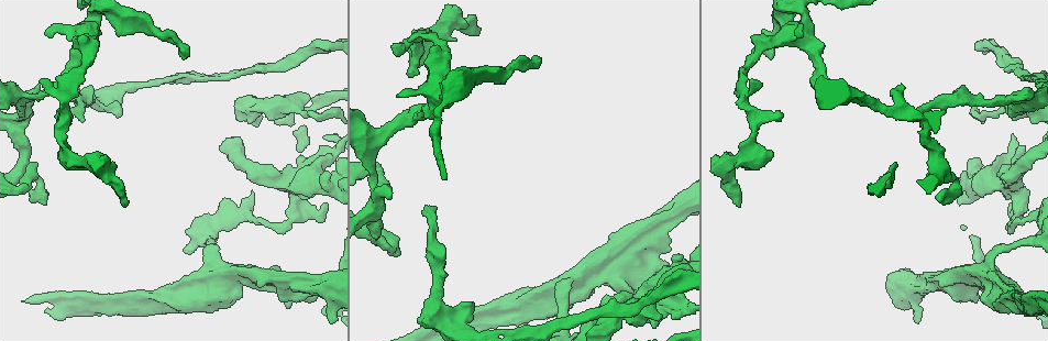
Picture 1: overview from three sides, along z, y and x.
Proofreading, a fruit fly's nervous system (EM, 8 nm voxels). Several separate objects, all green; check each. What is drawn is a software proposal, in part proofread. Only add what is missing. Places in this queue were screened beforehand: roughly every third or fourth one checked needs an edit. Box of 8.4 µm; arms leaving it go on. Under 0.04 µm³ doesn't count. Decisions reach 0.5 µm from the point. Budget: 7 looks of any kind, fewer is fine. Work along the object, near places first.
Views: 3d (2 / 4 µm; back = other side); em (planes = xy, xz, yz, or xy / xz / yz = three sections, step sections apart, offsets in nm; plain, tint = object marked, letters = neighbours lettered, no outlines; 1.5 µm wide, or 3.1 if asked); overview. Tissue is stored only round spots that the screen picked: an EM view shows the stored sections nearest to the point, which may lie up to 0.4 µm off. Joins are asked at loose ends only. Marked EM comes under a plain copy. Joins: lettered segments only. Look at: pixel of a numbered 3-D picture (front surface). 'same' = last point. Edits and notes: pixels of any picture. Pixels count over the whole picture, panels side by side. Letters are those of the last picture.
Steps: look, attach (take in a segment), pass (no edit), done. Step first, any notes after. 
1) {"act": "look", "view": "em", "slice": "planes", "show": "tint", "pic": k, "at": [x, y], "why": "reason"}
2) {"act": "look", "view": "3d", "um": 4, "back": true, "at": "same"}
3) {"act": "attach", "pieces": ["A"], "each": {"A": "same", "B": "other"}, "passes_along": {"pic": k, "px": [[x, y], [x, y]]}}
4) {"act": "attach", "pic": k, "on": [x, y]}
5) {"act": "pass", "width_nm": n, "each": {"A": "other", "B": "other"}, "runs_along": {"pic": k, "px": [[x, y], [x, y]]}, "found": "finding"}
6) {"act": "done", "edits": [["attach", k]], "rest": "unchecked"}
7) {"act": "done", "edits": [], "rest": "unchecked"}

{"act": "look", "view": "em", "slice": "xz", "step": 8, "show": "tint", "pic": 1, "at": [84, 120]}

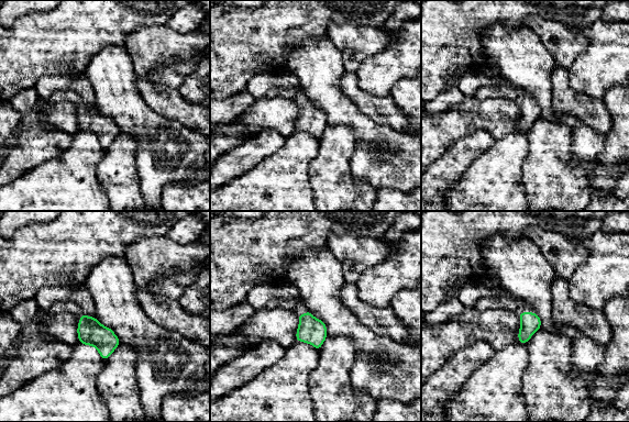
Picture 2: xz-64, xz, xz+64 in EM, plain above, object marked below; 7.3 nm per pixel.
{"act": "look", "view": "em", "slice": "planes", "show": "letters", "at": "same"}

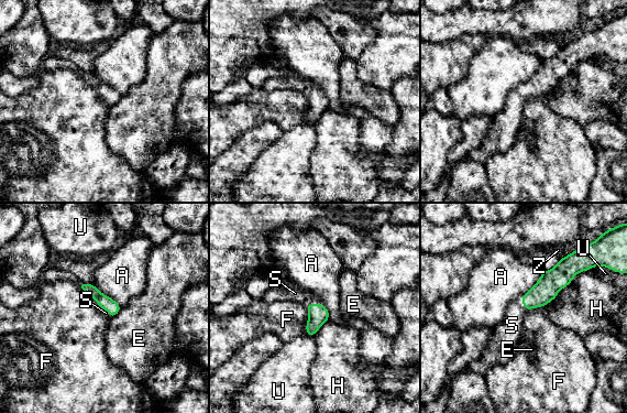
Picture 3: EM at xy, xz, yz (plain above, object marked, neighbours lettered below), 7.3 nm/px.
{"act": "attach", "pieces": ["S"], "each": {"A": "other", "E": "other", "F": "other", "H": "other", "S": "same", "U": "other", "Z": "other"}, "passes_along": {"pic": 3, "px": [[318, 314], [314, 304], [295, 293]]}, "found": "it goes on there"}

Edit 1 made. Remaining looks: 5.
{"act": "look", "view": "3d", "um": 2, "pic": 1, "at": [46, 33], "why": "an open end"}

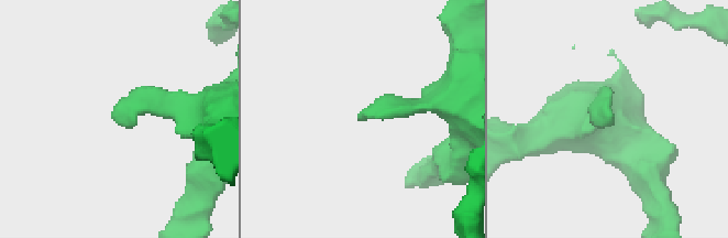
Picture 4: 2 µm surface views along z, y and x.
{"act": "look", "view": "em", "slice": "xy", "step": 8, "show": "letters", "pic": 4, "at": [613, 116]}

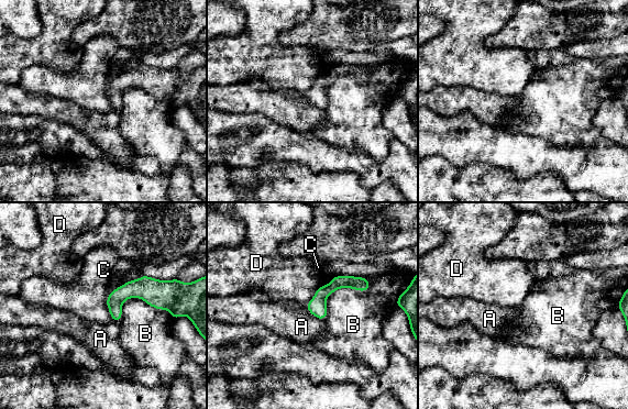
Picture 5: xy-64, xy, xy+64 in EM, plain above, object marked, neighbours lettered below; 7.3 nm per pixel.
{"act": "pass", "width_nm": 120, "each": {"A": "other", "B": "other", "C": "other", "D": "other"}, "border": {"pic": 5, "px": [[173, 319], [128, 298], [118, 322]]}, "found": "no lettered segment goes on from it"}

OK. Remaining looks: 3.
{"act": "look", "view": "3d", "um": 4, "pic": 1, "at": [287, 306]}

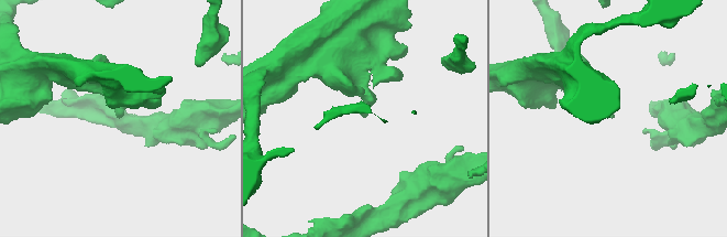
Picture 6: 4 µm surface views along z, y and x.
{"act": "look", "view": "em", "slice": "planes", "show": "letters", "pic": 6, "at": [365, 114]}

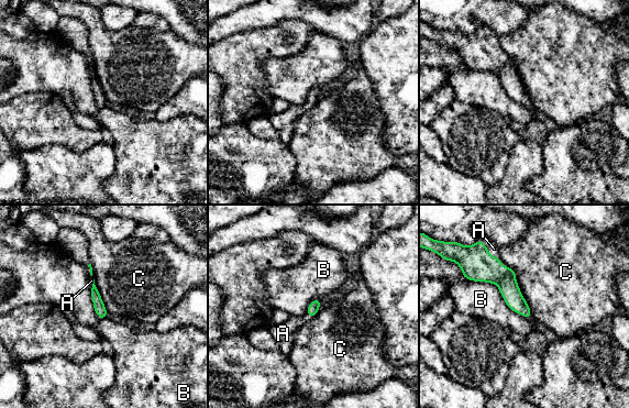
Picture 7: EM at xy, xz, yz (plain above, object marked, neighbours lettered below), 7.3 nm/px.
{"act": "attach", "pieces": ["A"], "each": {"A": "same", "B": "other", "C": "other"}, "found": "it goes on there"}

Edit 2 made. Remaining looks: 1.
{"act": "done", "edits": [["attach", 3], ["attach", 7]], "rest": "unchecked"}

